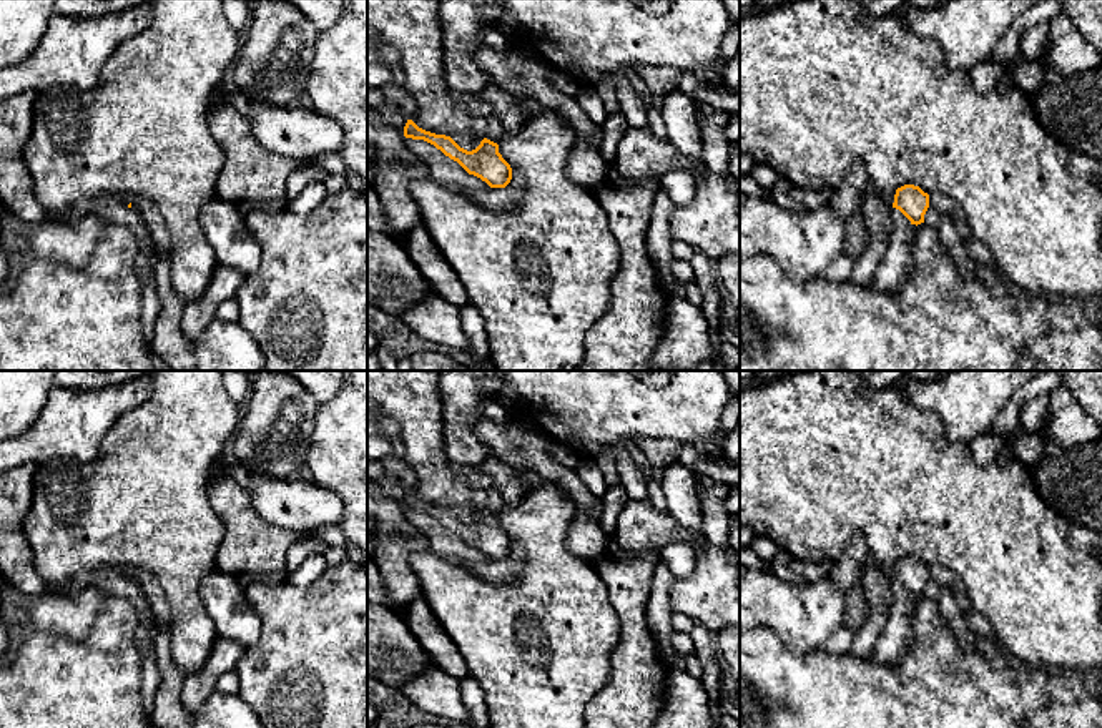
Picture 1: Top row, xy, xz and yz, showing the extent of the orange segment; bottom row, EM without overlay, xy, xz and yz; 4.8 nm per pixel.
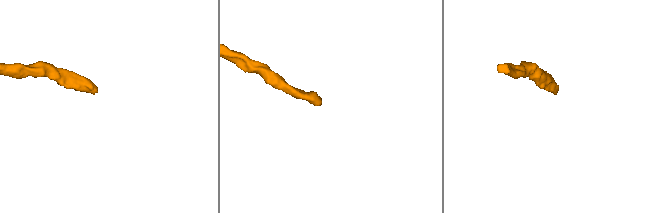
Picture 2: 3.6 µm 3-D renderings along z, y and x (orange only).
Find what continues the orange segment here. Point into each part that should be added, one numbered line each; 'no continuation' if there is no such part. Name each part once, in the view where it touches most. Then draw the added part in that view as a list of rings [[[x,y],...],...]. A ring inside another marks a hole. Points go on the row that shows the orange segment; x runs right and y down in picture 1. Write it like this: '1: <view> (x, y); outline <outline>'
1: yz (893, 271); outline [[[896,208],[891,213],[891,229],[886,239],[886,251],[874,271],[874,286],[884,294],[899,293],[913,269],[911,221]]]

